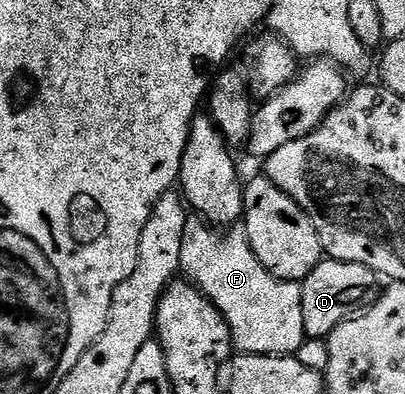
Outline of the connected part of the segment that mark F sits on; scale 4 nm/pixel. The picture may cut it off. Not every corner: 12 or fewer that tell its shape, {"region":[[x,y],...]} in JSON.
{"region":[[199,215],[180,273],[241,354],[295,355],[301,282],[258,263],[243,228]]}

